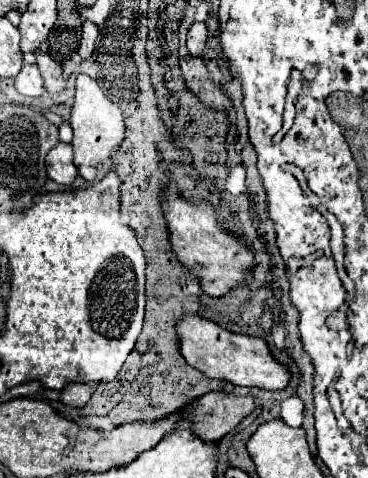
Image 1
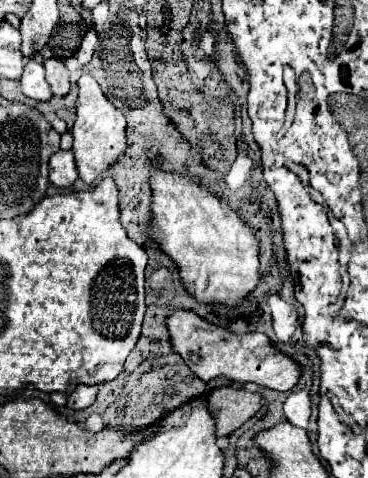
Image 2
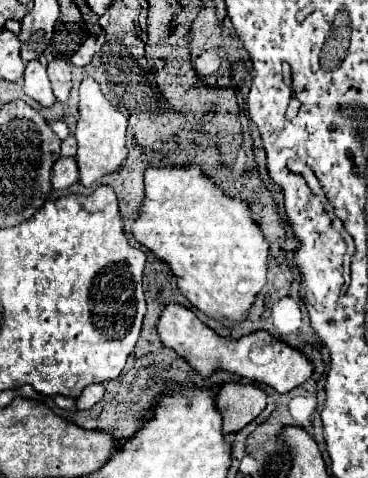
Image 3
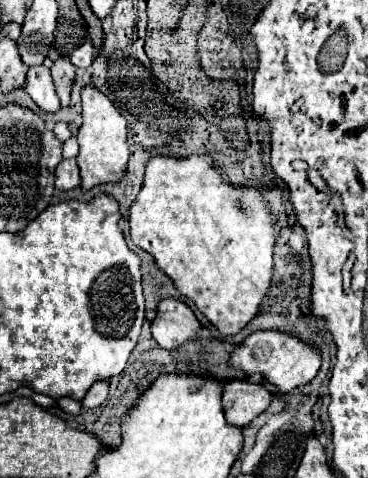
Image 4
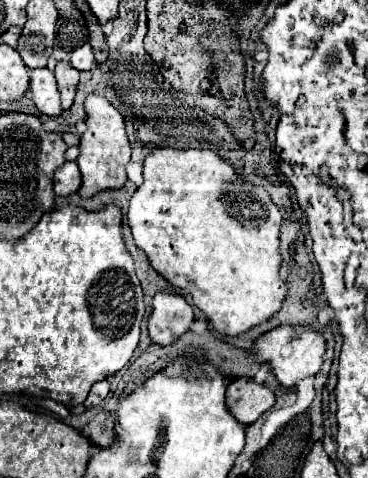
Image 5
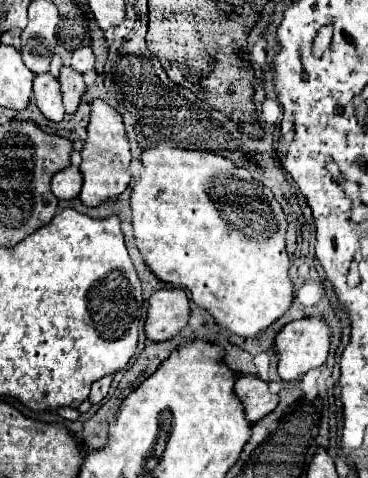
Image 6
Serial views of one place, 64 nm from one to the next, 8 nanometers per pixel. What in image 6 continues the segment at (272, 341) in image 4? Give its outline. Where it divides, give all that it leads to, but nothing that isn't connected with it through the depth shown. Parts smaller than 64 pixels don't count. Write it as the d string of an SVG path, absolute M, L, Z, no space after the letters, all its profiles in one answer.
M308 316L302 320L294 320L286 324L274 344L274 352L278 354L278 374L282 380L298 380L308 370L322 366L326 362L326 356L330 352L330 340L332 340L332 328L330 324L320 316Z

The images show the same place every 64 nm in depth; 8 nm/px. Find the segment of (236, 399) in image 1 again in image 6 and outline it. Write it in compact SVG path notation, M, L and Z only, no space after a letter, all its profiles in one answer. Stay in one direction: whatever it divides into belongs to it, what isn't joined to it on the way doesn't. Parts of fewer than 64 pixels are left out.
M252 374L240 376L236 380L236 396L244 404L244 412L250 422L258 422L278 404L278 396L268 390L268 382Z

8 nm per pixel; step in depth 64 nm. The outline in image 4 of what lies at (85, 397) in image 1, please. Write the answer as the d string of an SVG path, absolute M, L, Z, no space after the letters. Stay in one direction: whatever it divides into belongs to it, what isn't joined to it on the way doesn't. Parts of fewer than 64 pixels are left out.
M96 382L96 384L88 390L86 398L82 400L82 406L84 406L84 408L98 408L98 406L106 400L106 396L108 396L108 382Z

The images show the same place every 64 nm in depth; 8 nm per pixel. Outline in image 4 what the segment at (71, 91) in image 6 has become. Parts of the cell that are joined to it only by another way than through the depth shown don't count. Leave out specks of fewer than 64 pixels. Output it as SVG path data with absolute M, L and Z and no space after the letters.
M60 58L54 62L52 78L54 78L54 86L56 86L56 92L60 96L62 106L68 106L68 102L70 102L70 90L72 90L74 76L76 76L76 68L68 60Z

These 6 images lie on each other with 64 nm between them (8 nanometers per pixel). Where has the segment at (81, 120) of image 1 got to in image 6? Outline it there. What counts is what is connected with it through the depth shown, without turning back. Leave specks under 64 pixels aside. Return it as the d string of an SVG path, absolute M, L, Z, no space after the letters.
M94 100L92 118L88 124L88 138L84 142L82 164L80 164L80 172L84 176L84 186L82 186L82 192L78 198L86 206L100 206L106 200L120 196L130 184L130 160L132 160L132 156L130 156L130 146L128 146L122 118L106 102Z

